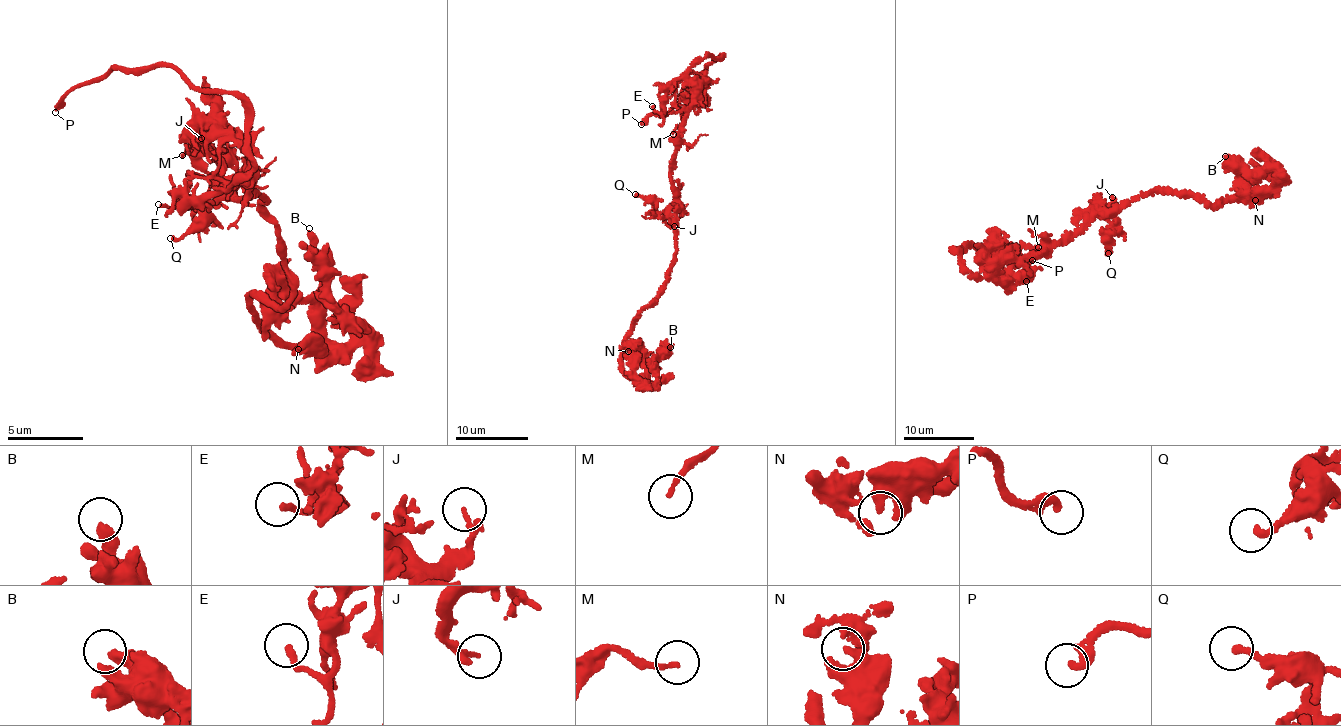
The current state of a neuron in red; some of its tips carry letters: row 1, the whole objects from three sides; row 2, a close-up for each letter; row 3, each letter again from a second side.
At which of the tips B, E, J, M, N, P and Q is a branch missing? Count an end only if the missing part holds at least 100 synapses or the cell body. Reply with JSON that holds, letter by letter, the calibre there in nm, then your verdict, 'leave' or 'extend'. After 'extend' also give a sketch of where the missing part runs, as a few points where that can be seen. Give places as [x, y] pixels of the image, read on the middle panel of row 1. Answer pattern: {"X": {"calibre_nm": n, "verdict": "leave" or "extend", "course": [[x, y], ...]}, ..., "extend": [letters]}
{"B": {"calibre_nm": 380, "verdict": "leave"}, "E": {"calibre_nm": 200, "verdict": "leave"}, "J": {"calibre_nm": 200, "verdict": "leave"}, "M": {"calibre_nm": 180, "verdict": "leave"}, "N": {"calibre_nm": 360, "verdict": "leave"}, "P": {"calibre_nm": 300, "verdict": "extend", "course": [[641, 124], [641, 121], [618, 128], [569, 154], [553, 152], [542, 137], [537, 115], [533, 111], [518, 114]]}, "Q": {"calibre_nm": 240, "verdict": "leave"}, "extend": ["P"]}

